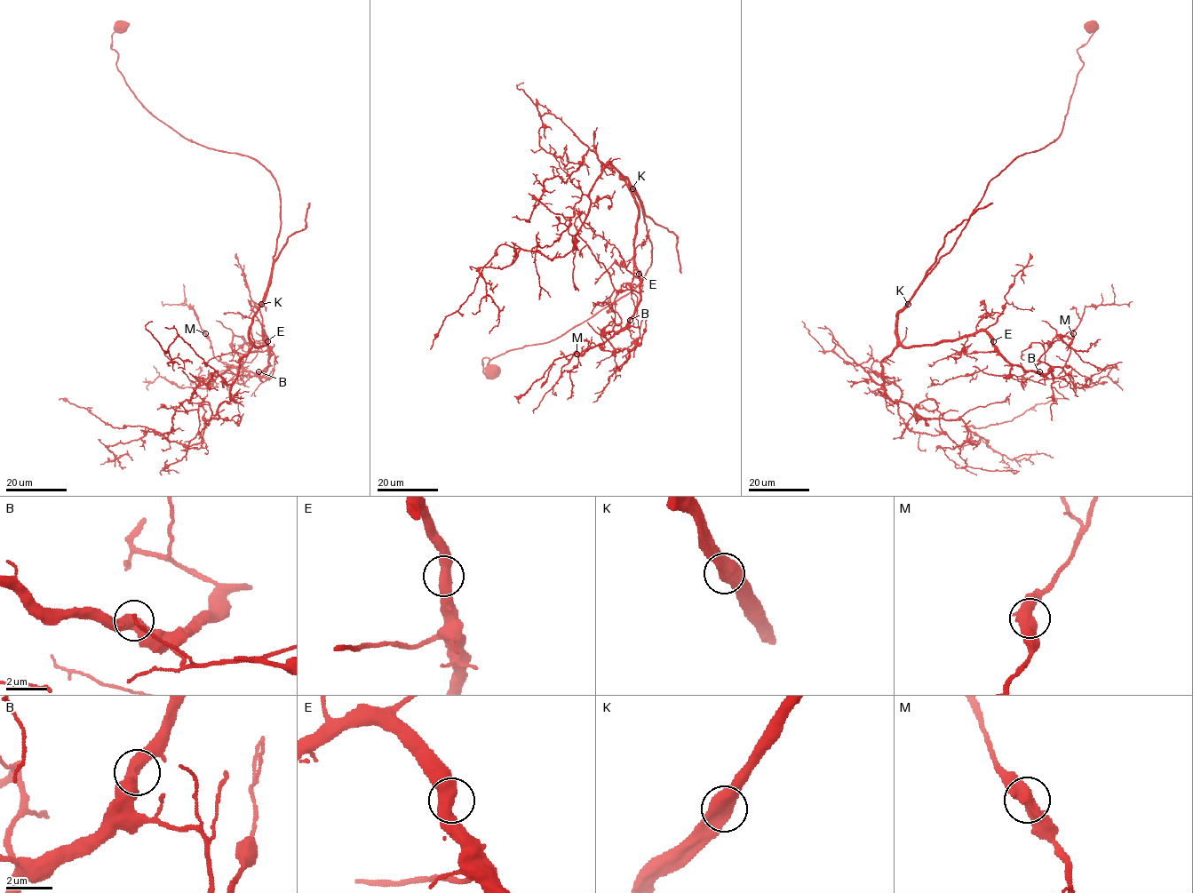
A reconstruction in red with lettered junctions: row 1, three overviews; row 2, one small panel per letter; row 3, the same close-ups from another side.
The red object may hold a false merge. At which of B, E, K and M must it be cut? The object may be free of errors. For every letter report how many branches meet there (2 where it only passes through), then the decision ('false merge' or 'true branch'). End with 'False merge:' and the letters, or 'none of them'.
B: 2 branches meet; true branch
E: 2 branches meet; true branch
K: 2 branches meet; true branch
M: 2 branches meet; true branch
False merge: none of them

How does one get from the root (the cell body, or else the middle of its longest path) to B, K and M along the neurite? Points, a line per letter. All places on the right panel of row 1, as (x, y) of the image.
B: (1089, 27), (1060, 136), (990, 180), (897, 317), (905, 346), (984, 331), (1011, 363), (1039, 371)
K: (1089, 27), (1094, 32), (1077, 49), (1083, 67), (1060, 136), (1018, 156), (990, 180), (954, 247), (908, 303)
M: (1089, 27), (1060, 136), (990, 180), (897, 317), (905, 346), (984, 331), (1042, 373), (1065, 364), (1073, 333)

